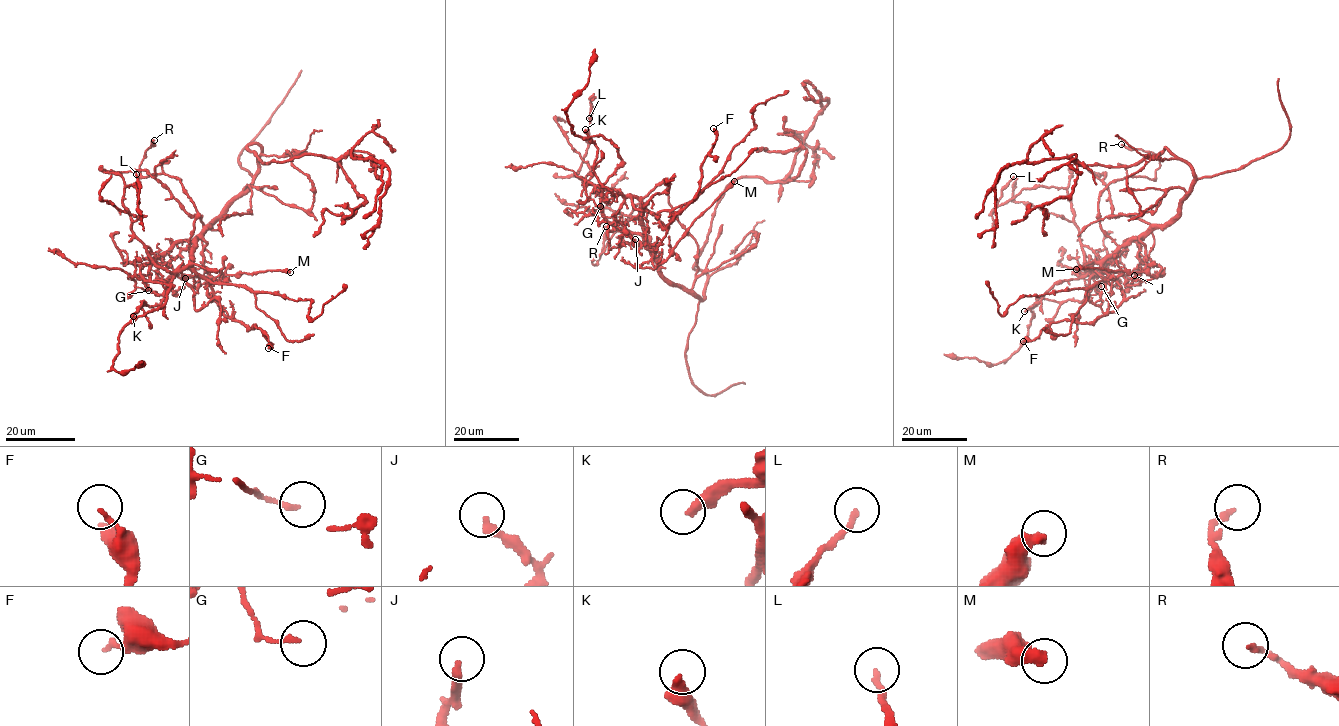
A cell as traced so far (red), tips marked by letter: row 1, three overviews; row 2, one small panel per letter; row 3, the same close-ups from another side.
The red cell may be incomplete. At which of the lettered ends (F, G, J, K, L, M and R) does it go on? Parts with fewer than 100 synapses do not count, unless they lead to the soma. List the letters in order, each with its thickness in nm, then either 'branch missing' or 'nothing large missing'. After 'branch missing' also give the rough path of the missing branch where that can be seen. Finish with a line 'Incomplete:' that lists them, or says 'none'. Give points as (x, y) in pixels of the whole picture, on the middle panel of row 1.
F: calibre 150 nm; nothing large missing
G: calibre 150 nm; nothing large missing
J: calibre 280 nm; nothing large missing
K: calibre 360 nm; nothing large missing
L: calibre 200 nm; nothing large missing
M: calibre 480 nm; nothing large missing
R: calibre 190 nm; nothing large missing
Incomplete: none

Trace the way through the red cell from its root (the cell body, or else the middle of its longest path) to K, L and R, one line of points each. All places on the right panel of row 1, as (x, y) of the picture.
K: (1189, 193), (1169, 221), (1153, 225), (1092, 265), (1090, 295), (1085, 299), (1056, 302), (1040, 297), (1024, 311)
L: (1189, 193), (1169, 221), (1130, 238), (1088, 269), (1067, 191), (1035, 185), (998, 205), (1002, 189), (1013, 176)
R: (1189, 193), (1169, 221), (1118, 245), (1099, 223), (1100, 193), (1159, 166), (1121, 144)

